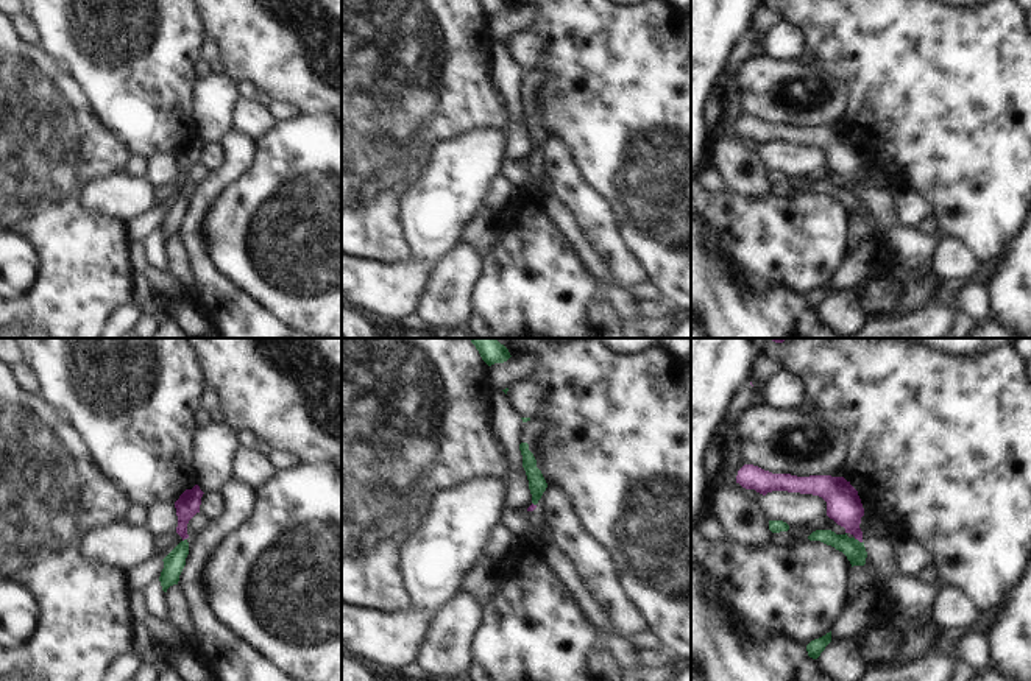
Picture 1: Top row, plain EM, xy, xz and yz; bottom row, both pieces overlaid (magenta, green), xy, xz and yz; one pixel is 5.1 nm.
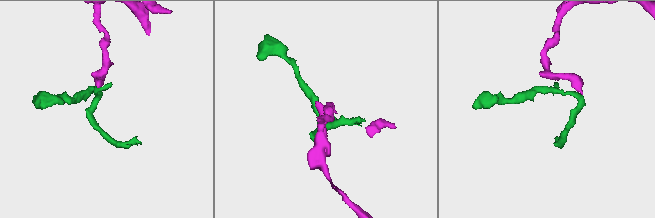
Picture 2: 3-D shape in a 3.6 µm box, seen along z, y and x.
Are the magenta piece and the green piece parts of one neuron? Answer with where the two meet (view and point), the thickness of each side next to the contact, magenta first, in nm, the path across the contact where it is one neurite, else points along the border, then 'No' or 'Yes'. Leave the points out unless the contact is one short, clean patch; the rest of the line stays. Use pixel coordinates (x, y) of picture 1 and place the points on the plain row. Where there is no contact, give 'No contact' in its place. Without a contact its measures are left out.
Touches magenta at yz (858, 190). Thickness 180 nm (magenta) against 110 nm. Boundary: yz (853, 189), (861, 194). No

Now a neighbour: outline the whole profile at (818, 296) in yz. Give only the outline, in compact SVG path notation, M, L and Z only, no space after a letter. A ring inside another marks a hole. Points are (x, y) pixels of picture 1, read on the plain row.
M831 282L819 290L811 291L806 296L808 307L817 310L830 293L831 293Z

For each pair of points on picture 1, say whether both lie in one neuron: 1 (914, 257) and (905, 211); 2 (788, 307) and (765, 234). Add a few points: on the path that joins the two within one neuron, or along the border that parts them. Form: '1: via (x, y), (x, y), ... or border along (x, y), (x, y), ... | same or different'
1: border along (891, 194), (897, 218), (916, 229) | different
2: border along (744, 287), (754, 292), (791, 289), (805, 298) | different

